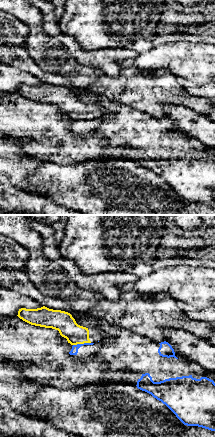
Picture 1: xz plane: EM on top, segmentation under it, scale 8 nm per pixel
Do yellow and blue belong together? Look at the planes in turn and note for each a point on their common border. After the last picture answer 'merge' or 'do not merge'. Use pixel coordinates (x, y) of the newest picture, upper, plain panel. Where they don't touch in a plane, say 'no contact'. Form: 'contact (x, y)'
contact (81, 119)

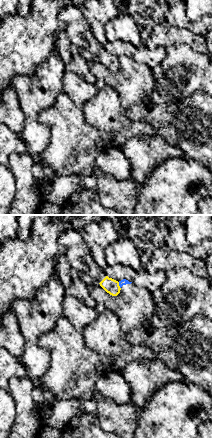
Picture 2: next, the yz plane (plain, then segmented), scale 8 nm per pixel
contact (118, 61)

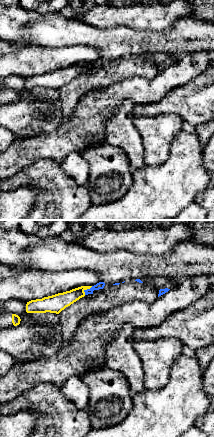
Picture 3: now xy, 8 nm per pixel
contact (86, 65)

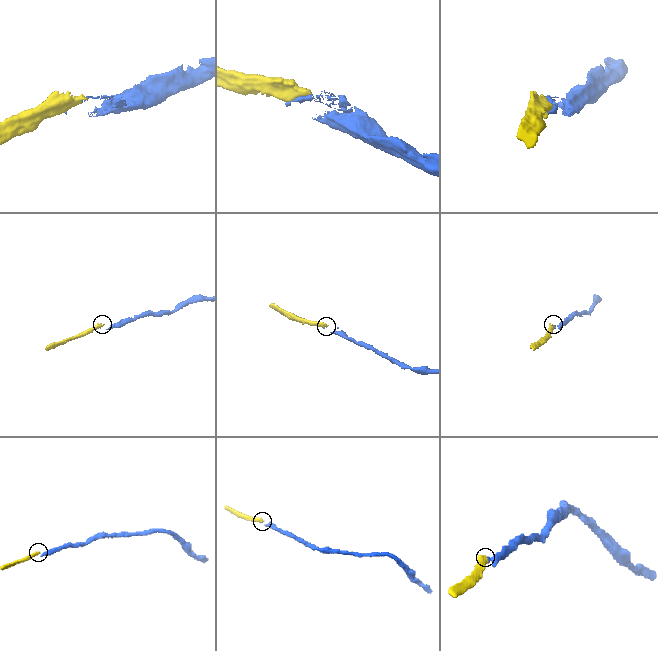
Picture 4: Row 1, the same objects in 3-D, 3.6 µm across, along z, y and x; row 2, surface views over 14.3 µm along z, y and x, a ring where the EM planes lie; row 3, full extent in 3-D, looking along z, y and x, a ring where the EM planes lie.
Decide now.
do not merge

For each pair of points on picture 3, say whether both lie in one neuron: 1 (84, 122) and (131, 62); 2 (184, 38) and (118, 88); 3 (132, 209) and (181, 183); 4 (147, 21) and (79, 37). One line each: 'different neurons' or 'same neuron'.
1: different neurons
2: different neurons
3: same neuron
4: different neurons

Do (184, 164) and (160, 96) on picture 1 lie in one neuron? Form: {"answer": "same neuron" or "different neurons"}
{"answer": "different neurons"}

